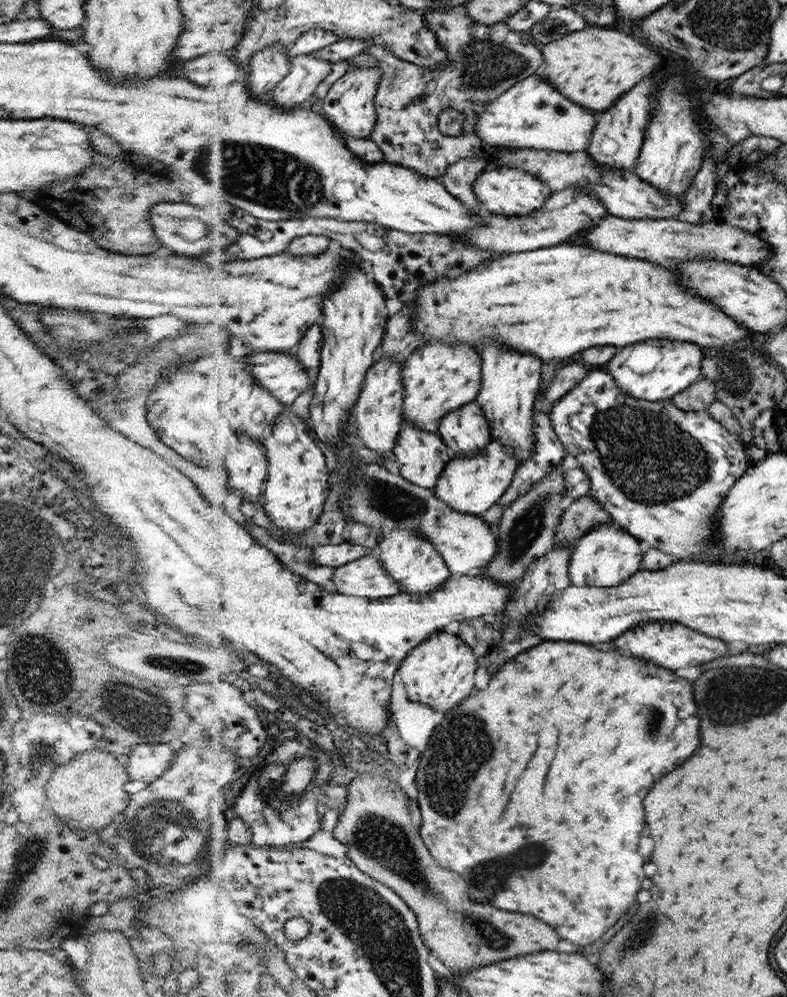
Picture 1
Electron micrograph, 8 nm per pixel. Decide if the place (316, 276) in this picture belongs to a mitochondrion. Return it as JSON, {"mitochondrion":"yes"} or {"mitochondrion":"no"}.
{"mitochondrion":"no"}

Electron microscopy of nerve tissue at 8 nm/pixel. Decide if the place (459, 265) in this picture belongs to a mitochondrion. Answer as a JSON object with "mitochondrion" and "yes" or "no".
{"mitochondrion":"no"}

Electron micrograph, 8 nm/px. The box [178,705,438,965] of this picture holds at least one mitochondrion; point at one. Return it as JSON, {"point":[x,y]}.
{"point":[285,786]}

